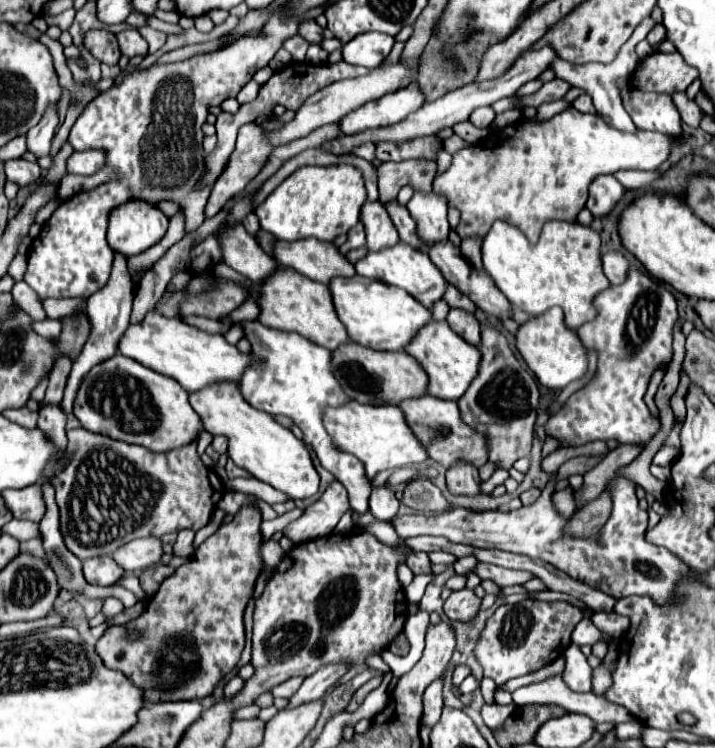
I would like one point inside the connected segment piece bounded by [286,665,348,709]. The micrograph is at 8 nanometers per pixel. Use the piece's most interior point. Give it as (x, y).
(313, 688)

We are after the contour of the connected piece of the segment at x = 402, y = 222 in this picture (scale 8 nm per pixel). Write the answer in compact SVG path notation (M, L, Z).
M392 201L392 205L388 205L388 213L390 213L390 217L392 217L392 221L394 221L396 229L398 229L400 241L404 241L404 243L420 249L422 247L422 241L420 241L420 237L416 233L416 223L410 217L408 209L406 207L400 207L398 201Z

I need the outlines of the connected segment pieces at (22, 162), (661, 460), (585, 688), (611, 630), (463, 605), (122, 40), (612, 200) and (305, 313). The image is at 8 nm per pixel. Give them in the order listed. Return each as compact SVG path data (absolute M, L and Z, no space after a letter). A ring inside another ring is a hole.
M22 157L4 161L4 173L8 181L14 181L20 187L30 187L42 177L42 169L38 167L38 163L30 163Z
M660 447L660 451L654 455L654 465L672 465L672 461L676 459L678 449L674 447Z
M570 645L566 649L566 663L568 663L564 671L566 685L575 692L591 692L593 669L588 665L578 645Z
M600 611L600 613L594 613L592 615L592 621L594 621L594 625L600 631L608 633L614 639L620 639L628 631L628 627L630 627L630 619L624 617L624 615L618 615L616 611L610 611L610 613Z
M460 589L450 593L444 601L444 613L450 621L470 621L480 607L480 597L474 595L472 589Z
M126 29L126 31L120 31L116 35L118 39L118 45L120 45L120 51L128 57L134 57L134 55L144 55L148 51L148 43L142 39L142 35L136 31L136 29Z
M600 175L590 185L590 197L586 207L592 211L594 217L604 217L618 205L624 193L624 185L620 185L620 181L614 175Z
M284 267L284 273L280 273L280 277L272 277L272 281L268 281L268 285L260 285L264 289L264 297L260 297L258 305L262 307L258 321L266 327L272 329L280 329L280 331L292 331L298 333L302 337L306 337L308 341L326 347L330 351L336 351L340 345L344 345L344 341L348 343L348 331L342 325L342 321L336 315L334 303L332 303L332 293L330 287L318 281L312 281L292 269Z

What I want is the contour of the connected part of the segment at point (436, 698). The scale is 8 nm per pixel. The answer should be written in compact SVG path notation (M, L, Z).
M446 671L426 687L426 693L424 693L424 715L422 715L422 723L424 725L434 725L440 719L440 713L442 713L442 707L444 707L444 699L442 699L444 677L446 677Z

